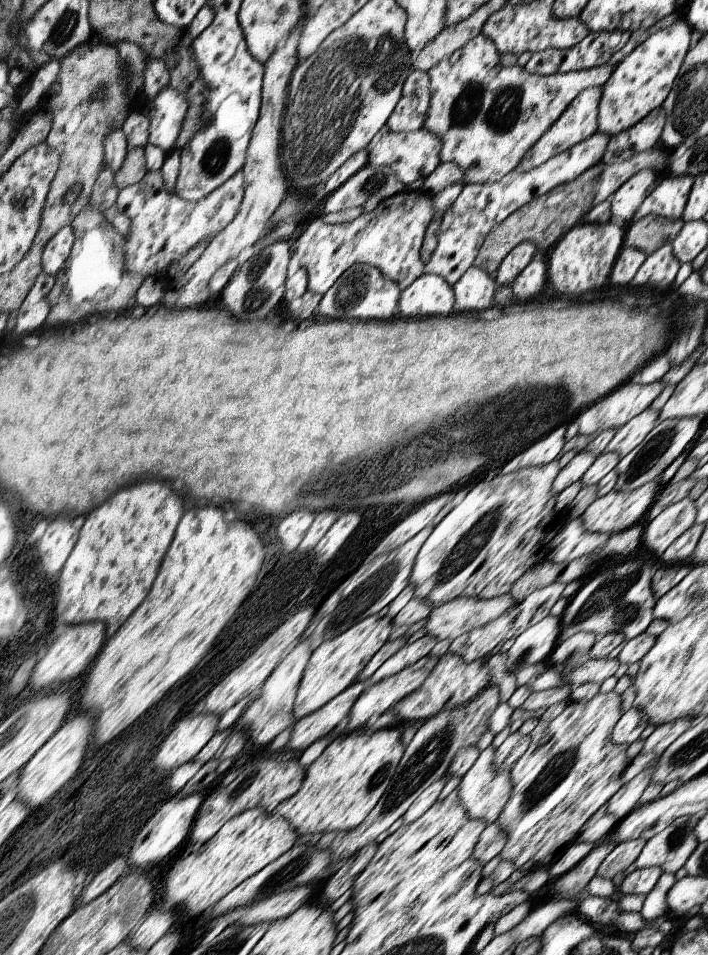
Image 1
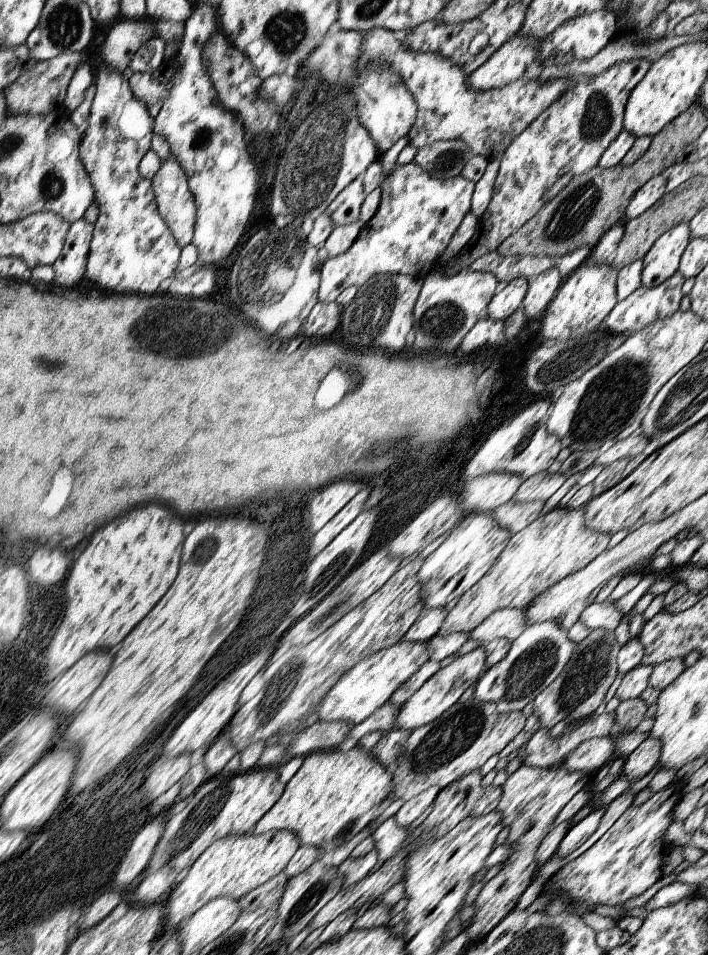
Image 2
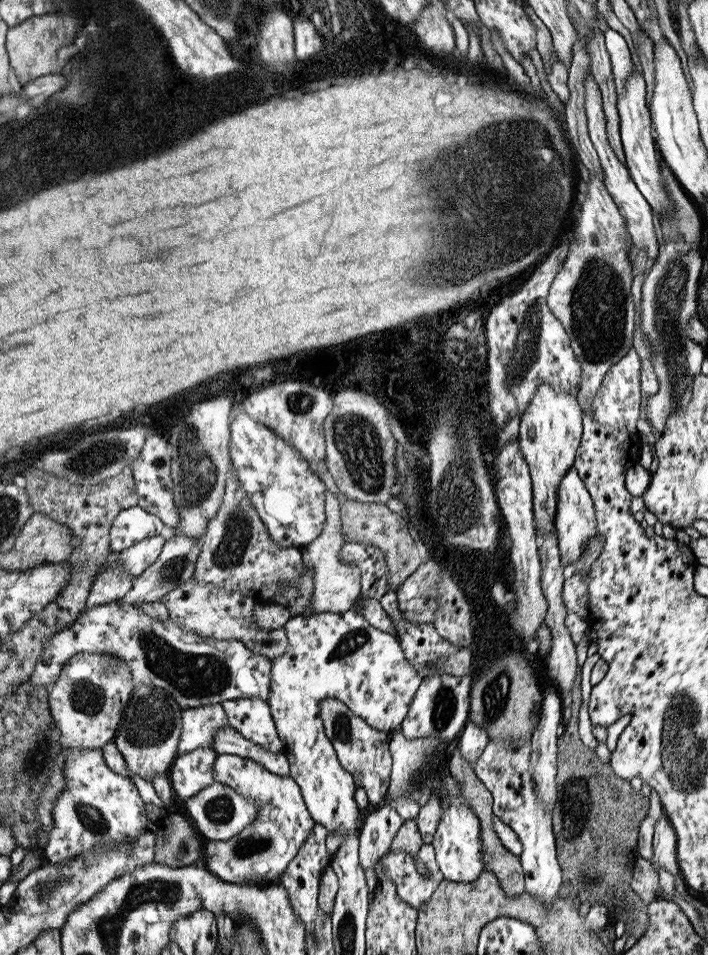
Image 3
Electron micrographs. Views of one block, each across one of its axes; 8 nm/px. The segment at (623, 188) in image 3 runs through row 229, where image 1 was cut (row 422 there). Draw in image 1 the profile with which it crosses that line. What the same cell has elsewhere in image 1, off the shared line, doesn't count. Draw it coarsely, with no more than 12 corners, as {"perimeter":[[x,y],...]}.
{"perimeter":[[647,408],[609,440],[607,452],[619,460],[655,428],[659,410]]}

